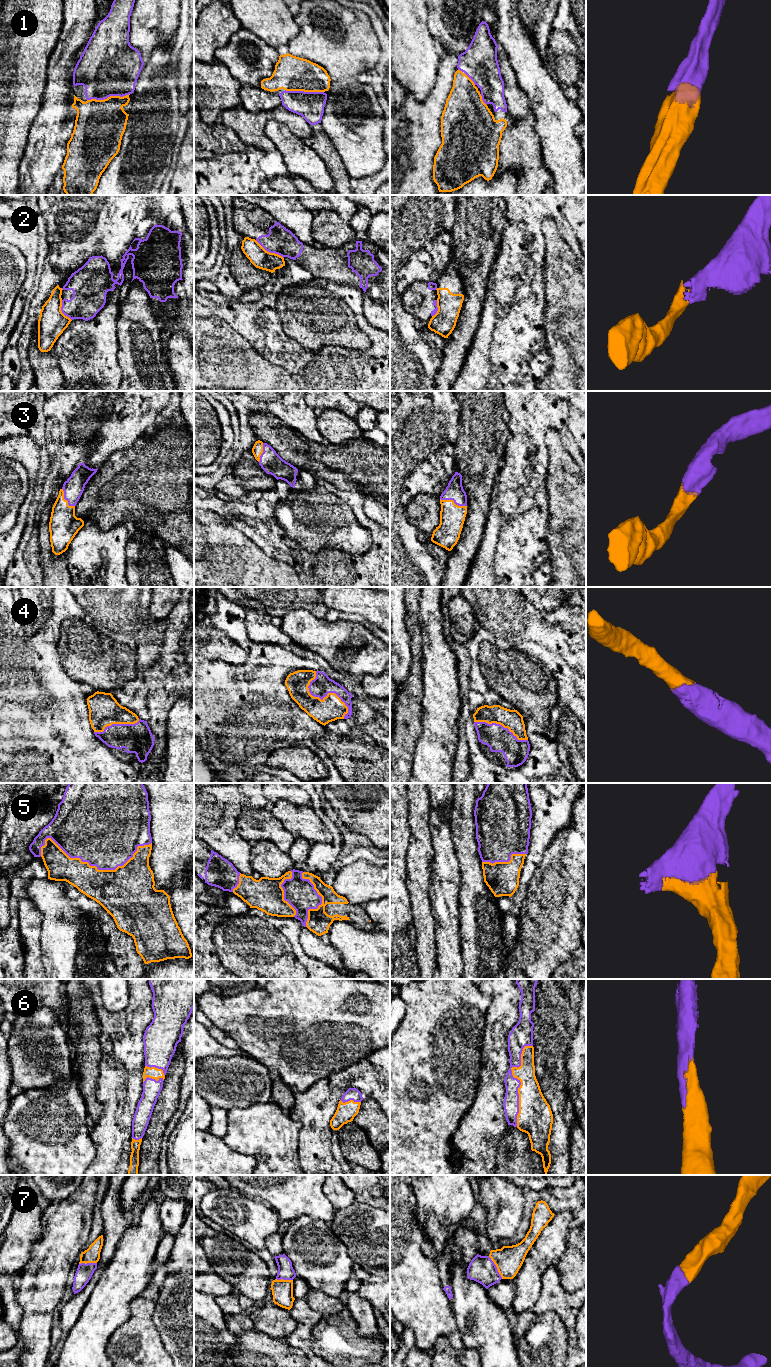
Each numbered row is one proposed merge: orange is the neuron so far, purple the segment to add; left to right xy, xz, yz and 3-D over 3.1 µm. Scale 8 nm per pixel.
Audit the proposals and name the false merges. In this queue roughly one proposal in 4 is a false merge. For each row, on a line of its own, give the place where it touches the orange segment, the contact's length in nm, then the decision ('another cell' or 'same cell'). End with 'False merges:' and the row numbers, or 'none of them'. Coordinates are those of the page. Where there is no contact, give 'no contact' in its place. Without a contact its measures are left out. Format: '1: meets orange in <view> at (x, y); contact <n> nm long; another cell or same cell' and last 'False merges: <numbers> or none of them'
1: meets orange in xy at (108, 97); contact 340 nm long; same cell
2: meets orange in xz at (269, 252); contact 280 nm long; another cell
3: meets orange in yz at (453, 501); contact 220 nm long; same cell
4: meets orange in xz at (324, 697); contact 440 nm long; same cell
5: meets orange in xy at (92, 866); contact 900 nm long; same cell
6: meets orange in yz at (517, 1078); contact 650 nm long; same cell
7: meets orange in yz at (496, 1266); contact 220 nm long; same cell
False merges: 2

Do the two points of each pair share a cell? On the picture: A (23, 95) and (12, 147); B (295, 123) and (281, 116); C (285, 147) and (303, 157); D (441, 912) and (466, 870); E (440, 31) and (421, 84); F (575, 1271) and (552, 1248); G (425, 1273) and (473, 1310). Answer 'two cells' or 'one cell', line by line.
A: one cell
B: one cell
C: one cell
D: two cells
E: two cells
F: two cells
G: two cells

